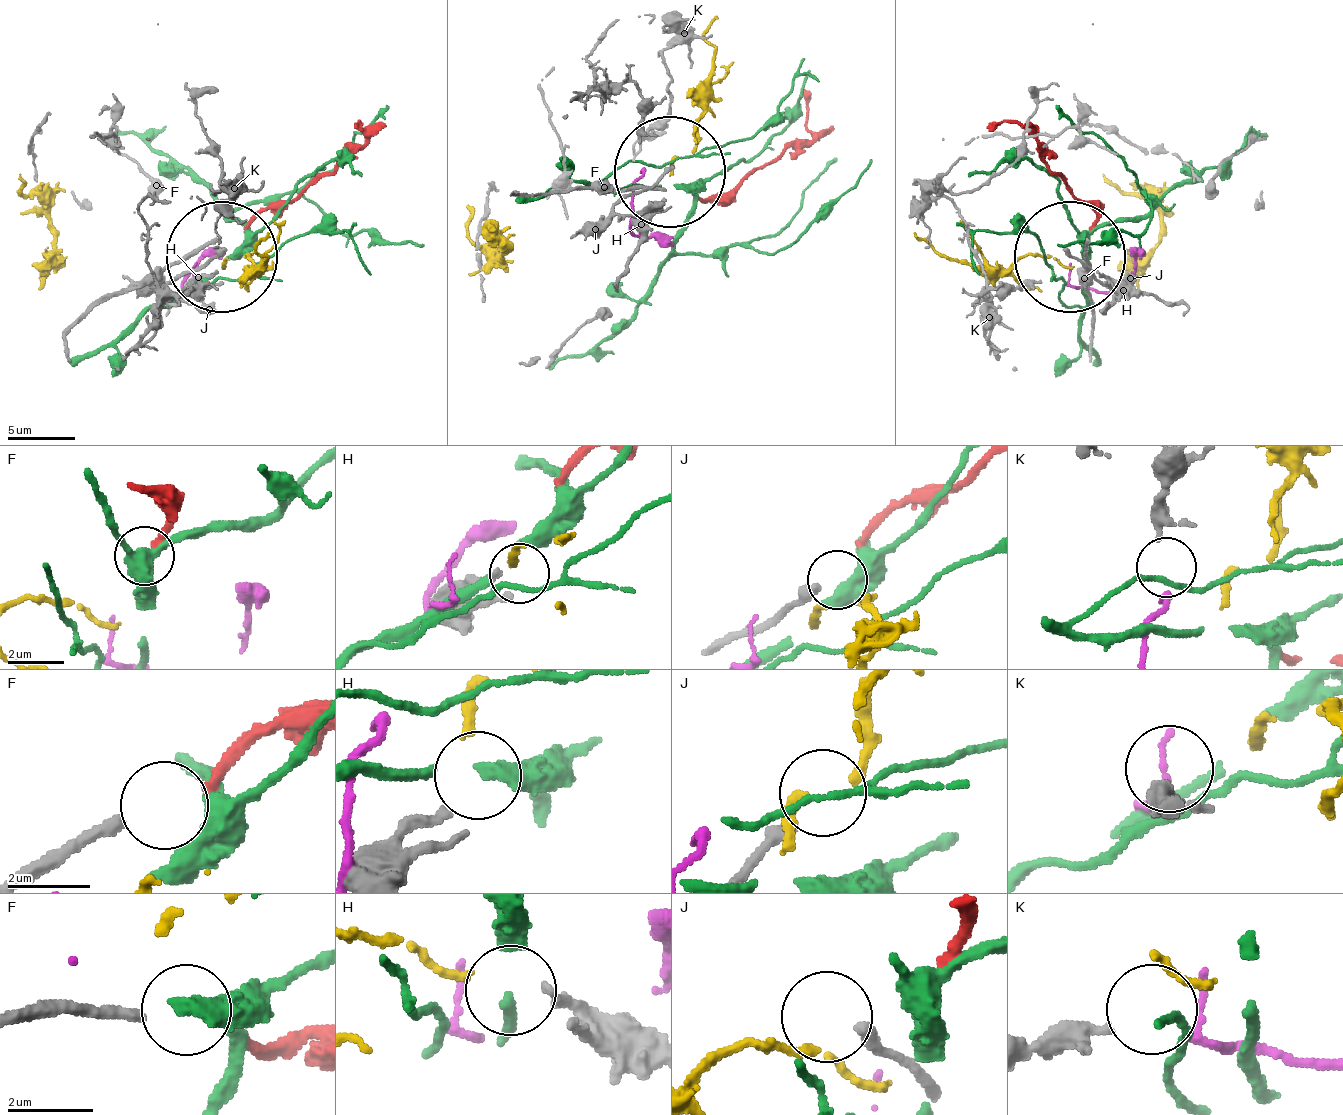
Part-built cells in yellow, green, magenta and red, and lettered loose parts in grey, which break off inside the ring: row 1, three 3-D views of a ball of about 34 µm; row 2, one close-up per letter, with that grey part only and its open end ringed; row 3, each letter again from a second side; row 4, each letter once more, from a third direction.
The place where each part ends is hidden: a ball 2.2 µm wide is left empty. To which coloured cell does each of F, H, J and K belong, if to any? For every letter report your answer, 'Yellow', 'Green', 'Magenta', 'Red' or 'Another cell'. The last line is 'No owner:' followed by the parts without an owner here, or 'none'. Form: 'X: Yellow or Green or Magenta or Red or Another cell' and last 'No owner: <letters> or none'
F: Red
H: Yellow
J: Another cell
K: Magenta
No owner: J

